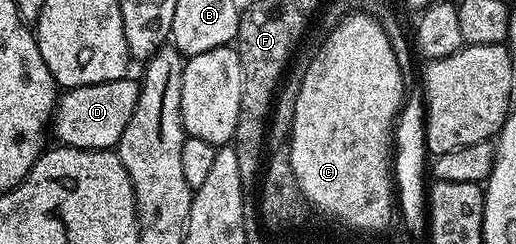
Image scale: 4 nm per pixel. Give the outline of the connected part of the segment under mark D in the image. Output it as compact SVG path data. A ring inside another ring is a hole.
M134 78L118 79L94 83L84 87L73 87L64 90L55 104L53 116L53 135L65 147L76 147L86 151L106 151L118 144L125 133L125 125L129 125L129 117L133 117L133 109L137 105L140 84Z

